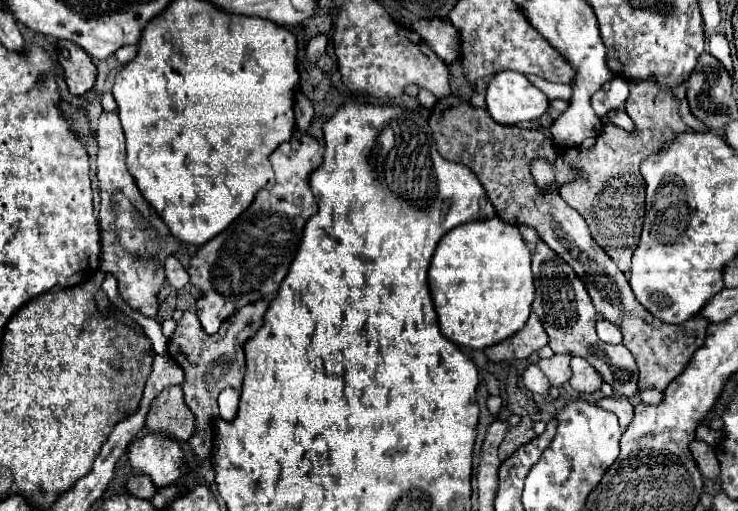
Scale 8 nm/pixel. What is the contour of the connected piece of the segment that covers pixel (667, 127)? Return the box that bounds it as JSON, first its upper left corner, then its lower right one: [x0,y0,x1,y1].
[560,80,708,270]

